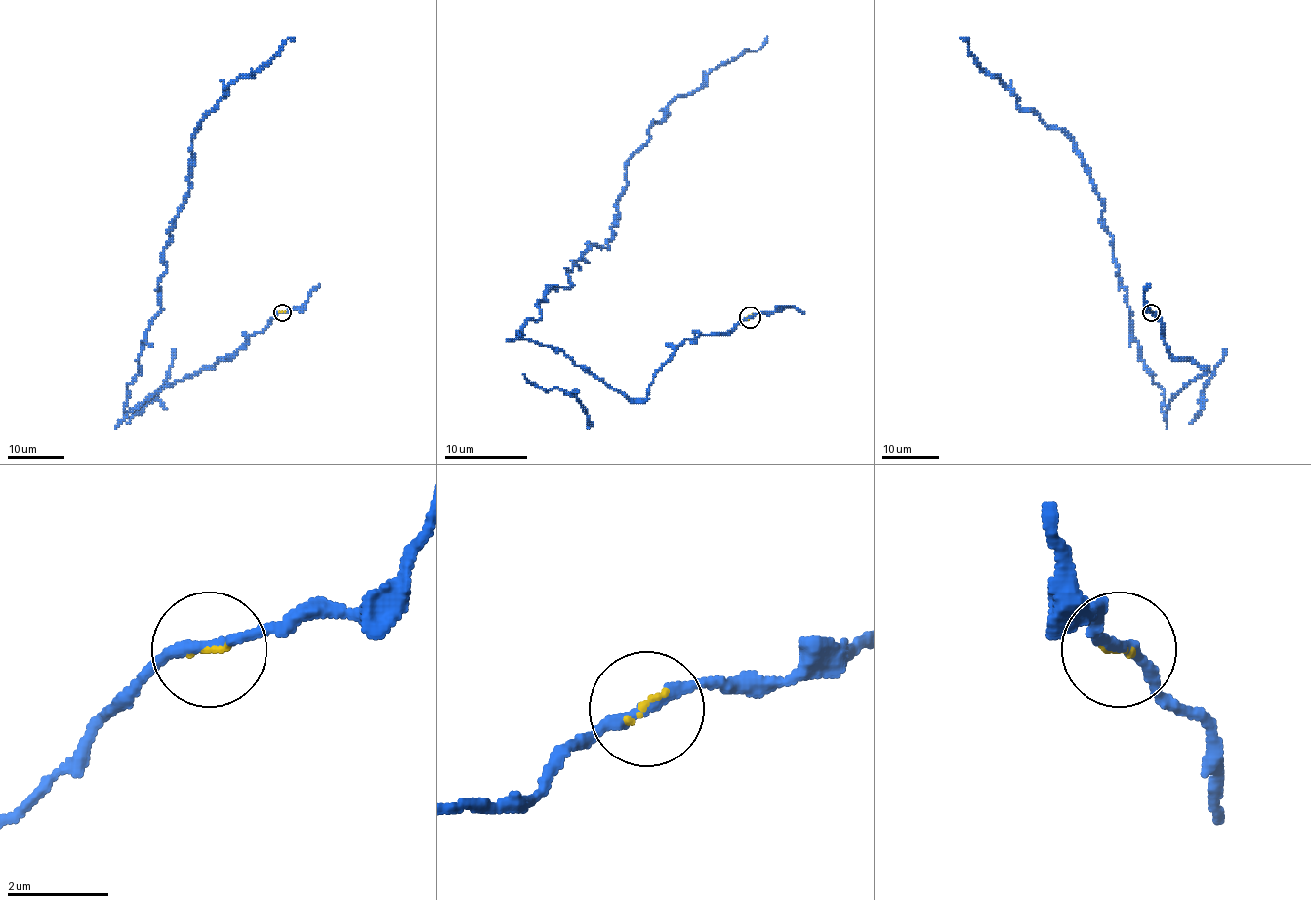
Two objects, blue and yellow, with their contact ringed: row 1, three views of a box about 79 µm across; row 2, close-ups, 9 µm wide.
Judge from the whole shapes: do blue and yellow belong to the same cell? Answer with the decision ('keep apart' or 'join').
join

